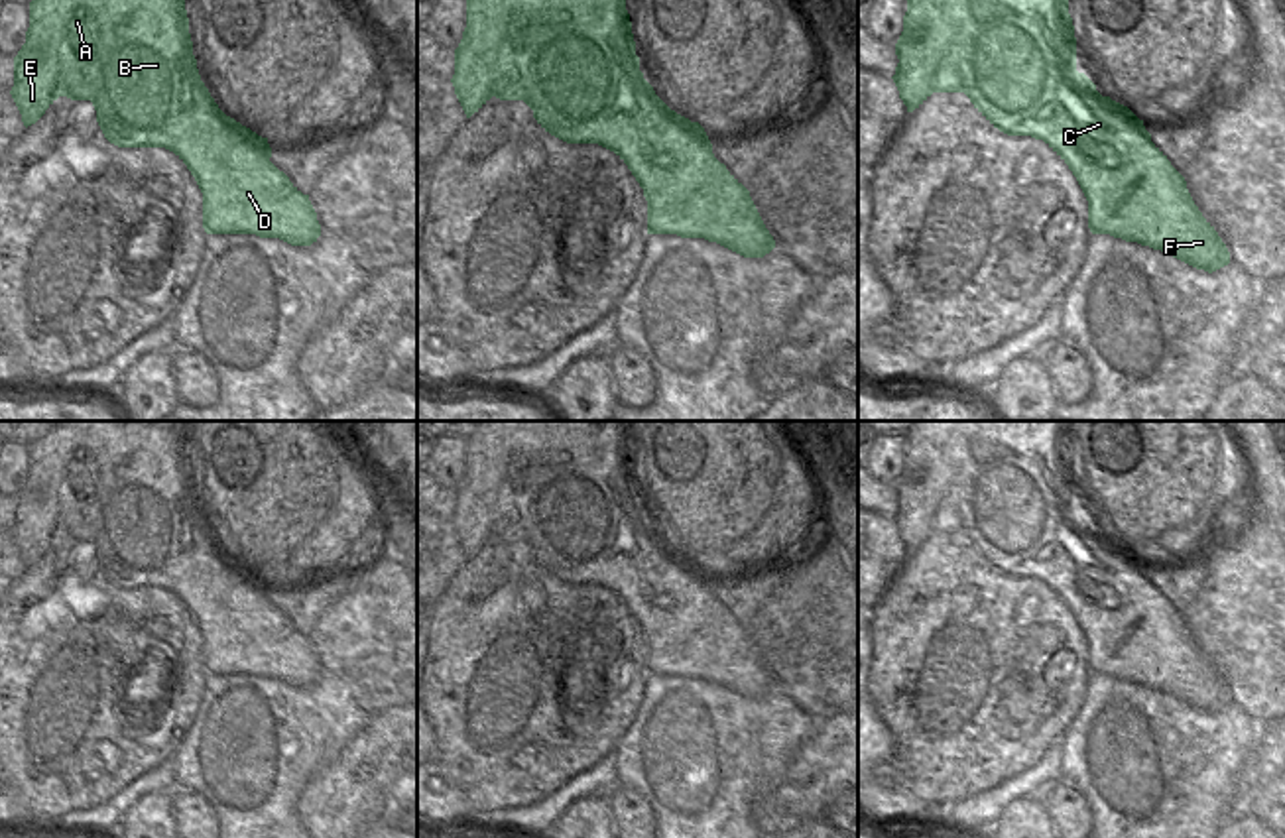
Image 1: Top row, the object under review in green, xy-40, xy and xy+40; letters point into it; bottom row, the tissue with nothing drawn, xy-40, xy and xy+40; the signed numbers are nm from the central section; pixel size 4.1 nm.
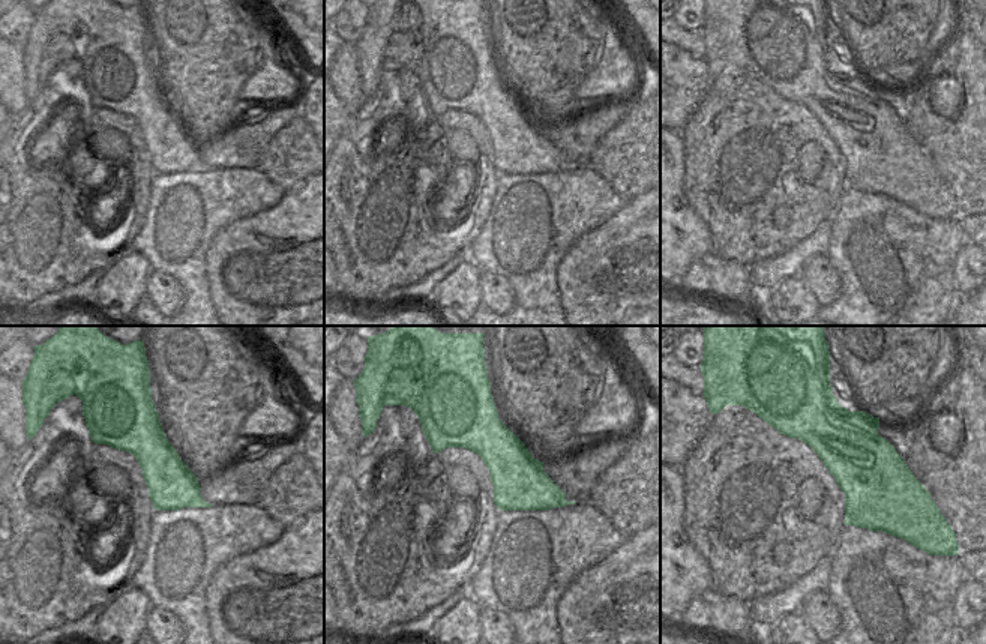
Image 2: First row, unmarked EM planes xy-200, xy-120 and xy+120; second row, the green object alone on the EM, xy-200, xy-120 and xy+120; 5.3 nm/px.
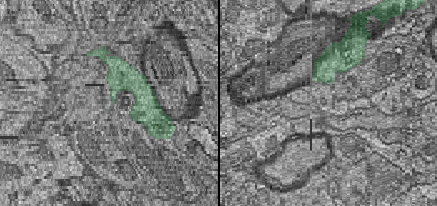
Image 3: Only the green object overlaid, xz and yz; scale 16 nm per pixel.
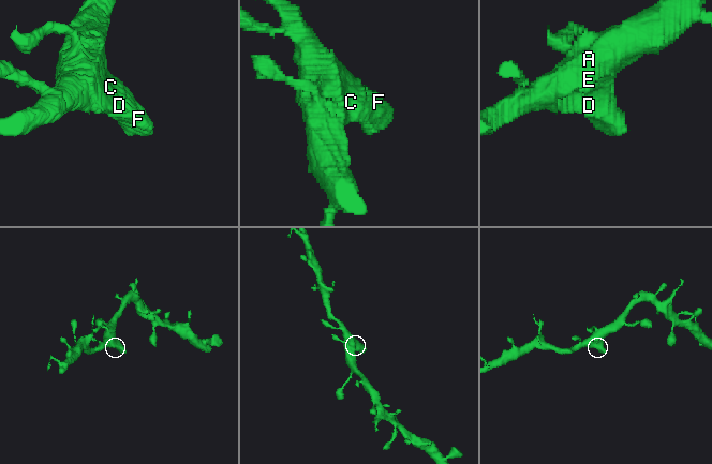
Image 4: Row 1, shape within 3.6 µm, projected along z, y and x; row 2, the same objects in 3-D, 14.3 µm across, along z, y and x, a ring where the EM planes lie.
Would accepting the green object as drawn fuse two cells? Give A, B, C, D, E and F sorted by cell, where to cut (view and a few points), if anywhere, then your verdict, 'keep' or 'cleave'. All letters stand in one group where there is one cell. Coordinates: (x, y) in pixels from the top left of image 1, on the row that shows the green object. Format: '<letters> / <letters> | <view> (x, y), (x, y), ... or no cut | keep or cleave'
A B C D E F | no cut | keep

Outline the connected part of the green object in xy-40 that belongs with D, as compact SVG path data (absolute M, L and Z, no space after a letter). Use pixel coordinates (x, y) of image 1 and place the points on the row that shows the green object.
M31 0L26 43L14 57L10 90L24 126L35 124L59 98L91 100L104 138L118 148L165 148L195 177L203 193L207 234L256 234L291 246L311 246L321 236L317 212L289 177L272 161L268 138L226 116L201 81L185 0Z

